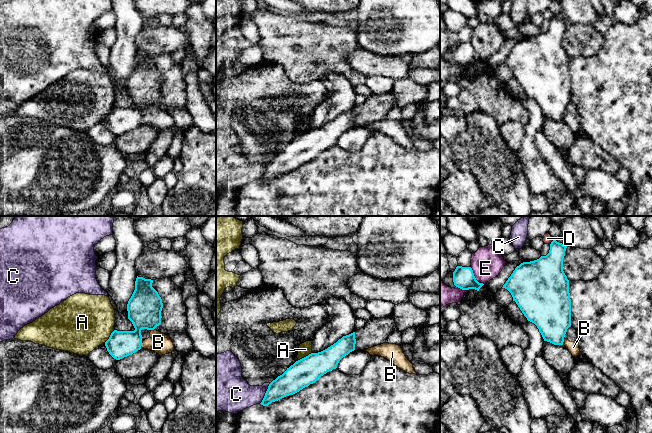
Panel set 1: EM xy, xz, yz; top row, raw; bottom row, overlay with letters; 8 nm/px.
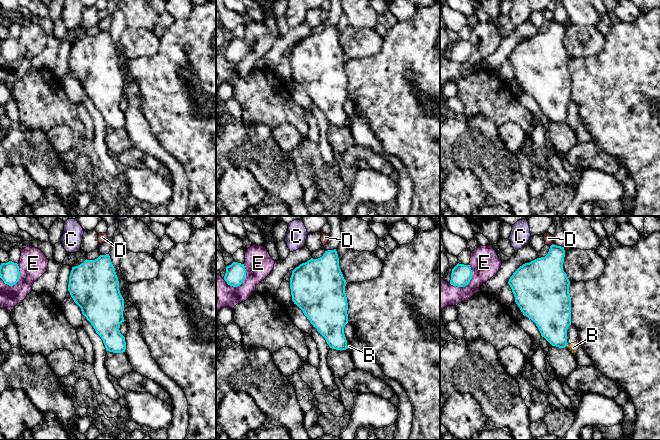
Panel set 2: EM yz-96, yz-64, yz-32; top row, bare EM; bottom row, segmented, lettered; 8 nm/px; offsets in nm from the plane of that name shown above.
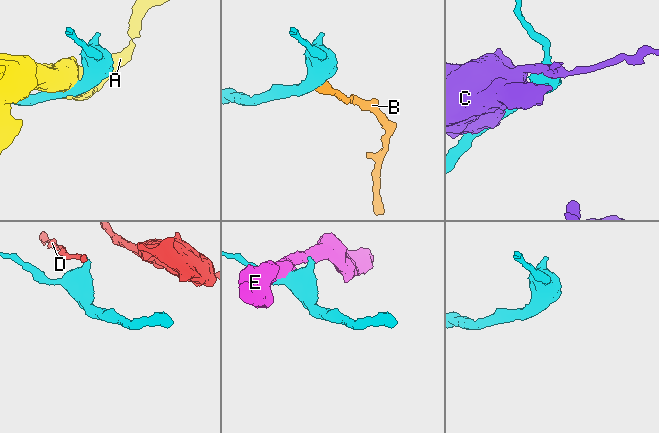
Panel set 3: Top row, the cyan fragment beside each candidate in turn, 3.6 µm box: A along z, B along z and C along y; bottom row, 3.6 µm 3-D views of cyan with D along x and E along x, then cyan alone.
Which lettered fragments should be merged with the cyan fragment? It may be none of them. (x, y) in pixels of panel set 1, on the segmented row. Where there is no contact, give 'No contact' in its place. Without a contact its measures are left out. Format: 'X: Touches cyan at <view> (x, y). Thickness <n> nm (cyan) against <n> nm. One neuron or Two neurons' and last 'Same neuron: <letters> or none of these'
A: Touches cyan at xz (304, 357). Thickness 220 nm (cyan) against 100 nm. Two neurons
B: Touches cyan at xy (141, 345). Thickness 240 nm (cyan) against 160 nm. Two neurons
C: Touches cyan at xz (265, 393). Thickness 200 nm (cyan) against 280 nm. Two neurons
D: Touches cyan at yz (552, 241). Thickness 260 nm (cyan) against 80 nm. Two neurons
E: Touches cyan at yz (474, 276). Thickness 180 nm (cyan) against 260 nm. Two neurons
Same neuron: none of these

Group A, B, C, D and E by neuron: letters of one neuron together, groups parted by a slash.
A / B / C / D / E

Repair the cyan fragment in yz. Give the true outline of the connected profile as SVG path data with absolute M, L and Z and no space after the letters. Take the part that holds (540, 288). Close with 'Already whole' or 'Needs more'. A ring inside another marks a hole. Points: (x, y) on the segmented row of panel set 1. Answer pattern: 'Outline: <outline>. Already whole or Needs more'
Outline: M553 239L546 256L521 263L502 287L511 293L513 301L527 320L537 326L544 341L554 345L563 345L567 329L571 326L569 280L563 271L566 248L567 246Z. Already whole

